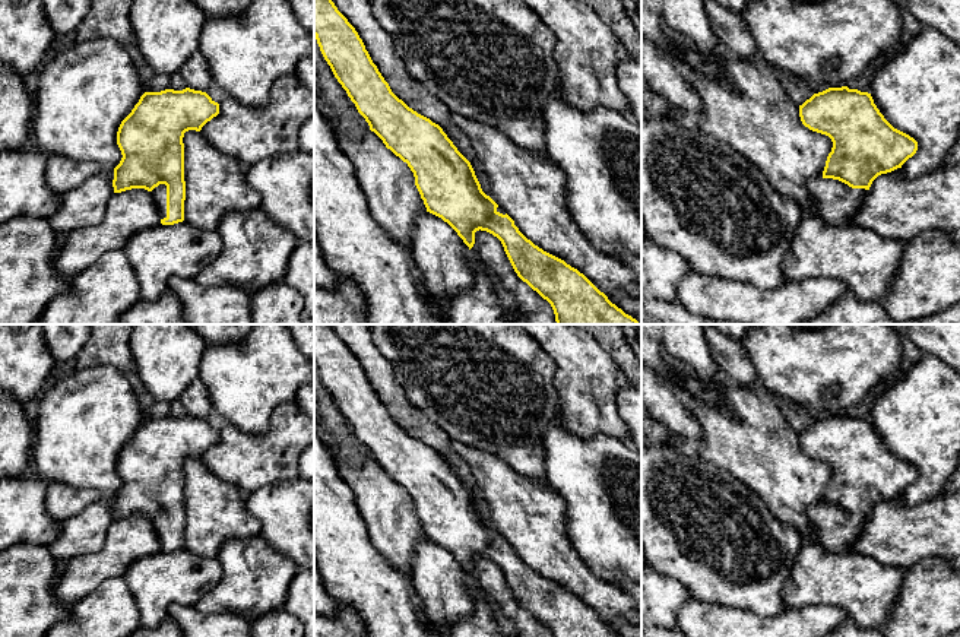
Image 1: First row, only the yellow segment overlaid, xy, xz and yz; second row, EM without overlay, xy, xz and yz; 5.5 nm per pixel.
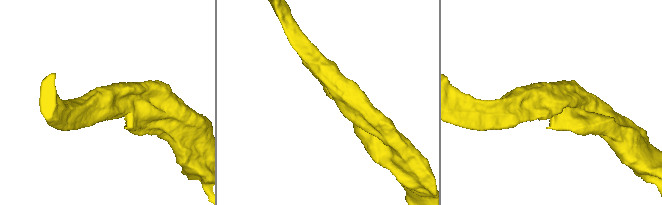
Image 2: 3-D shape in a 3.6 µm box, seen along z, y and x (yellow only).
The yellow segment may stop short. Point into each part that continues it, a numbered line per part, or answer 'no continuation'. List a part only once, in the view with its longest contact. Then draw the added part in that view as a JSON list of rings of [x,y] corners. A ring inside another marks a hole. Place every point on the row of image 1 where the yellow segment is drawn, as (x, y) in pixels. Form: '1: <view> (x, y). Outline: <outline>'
1: xz (379, 44). Outline: [[[332,0],[362,39],[373,63],[389,83],[392,92],[409,108],[438,124],[457,150],[471,162],[482,191],[489,196],[473,150],[465,134],[453,124],[450,110],[406,70],[397,56],[390,35],[373,16],[370,0]]]

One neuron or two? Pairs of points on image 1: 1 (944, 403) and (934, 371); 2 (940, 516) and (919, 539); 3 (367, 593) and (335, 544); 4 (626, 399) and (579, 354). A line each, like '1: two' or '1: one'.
1: one
2: one
3: one
4: two

